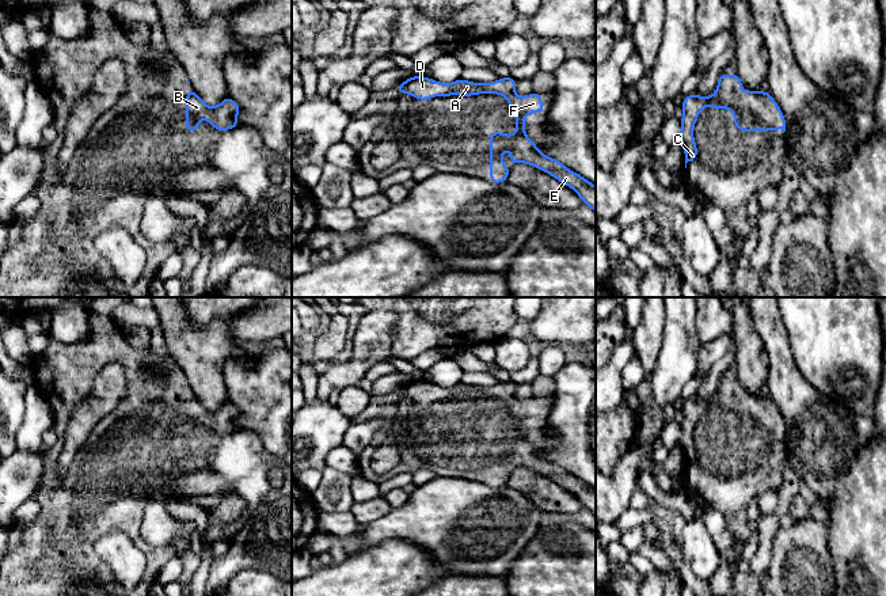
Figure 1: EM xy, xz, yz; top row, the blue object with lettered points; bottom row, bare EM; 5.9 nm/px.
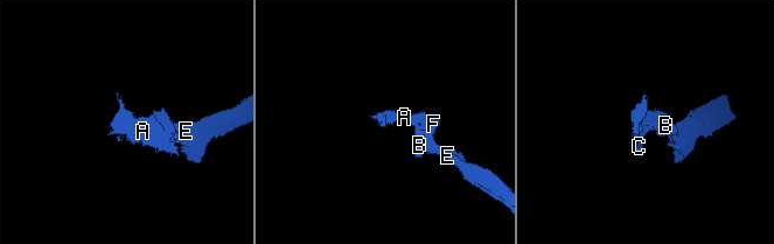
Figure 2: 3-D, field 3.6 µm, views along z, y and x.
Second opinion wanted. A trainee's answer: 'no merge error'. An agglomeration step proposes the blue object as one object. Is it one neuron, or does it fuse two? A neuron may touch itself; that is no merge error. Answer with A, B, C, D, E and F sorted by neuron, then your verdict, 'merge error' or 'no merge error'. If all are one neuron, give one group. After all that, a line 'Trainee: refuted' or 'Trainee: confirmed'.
A B C D E F | no merge error
Trainee: confirmed

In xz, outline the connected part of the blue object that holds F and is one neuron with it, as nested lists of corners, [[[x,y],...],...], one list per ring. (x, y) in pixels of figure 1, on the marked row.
[[[411,76],[404,83],[396,86],[400,94],[410,94],[419,100],[427,100],[433,96],[471,96],[478,94],[499,94],[506,98],[516,115],[517,130],[509,136],[501,132],[490,133],[490,182],[506,182],[510,167],[501,163],[503,151],[512,151],[513,164],[526,163],[541,171],[548,172],[563,185],[571,187],[583,204],[589,205],[596,213],[596,186],[579,174],[569,170],[560,162],[541,153],[536,144],[525,134],[525,117],[529,113],[544,113],[541,94],[529,94],[526,96],[516,95],[517,81],[513,77],[498,79],[494,83],[471,83],[468,80],[456,80],[445,84],[425,76]]]

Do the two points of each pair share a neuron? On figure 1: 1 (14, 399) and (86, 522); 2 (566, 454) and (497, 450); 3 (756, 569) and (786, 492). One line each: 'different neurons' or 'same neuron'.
1: different neurons
2: different neurons
3: same neuron

